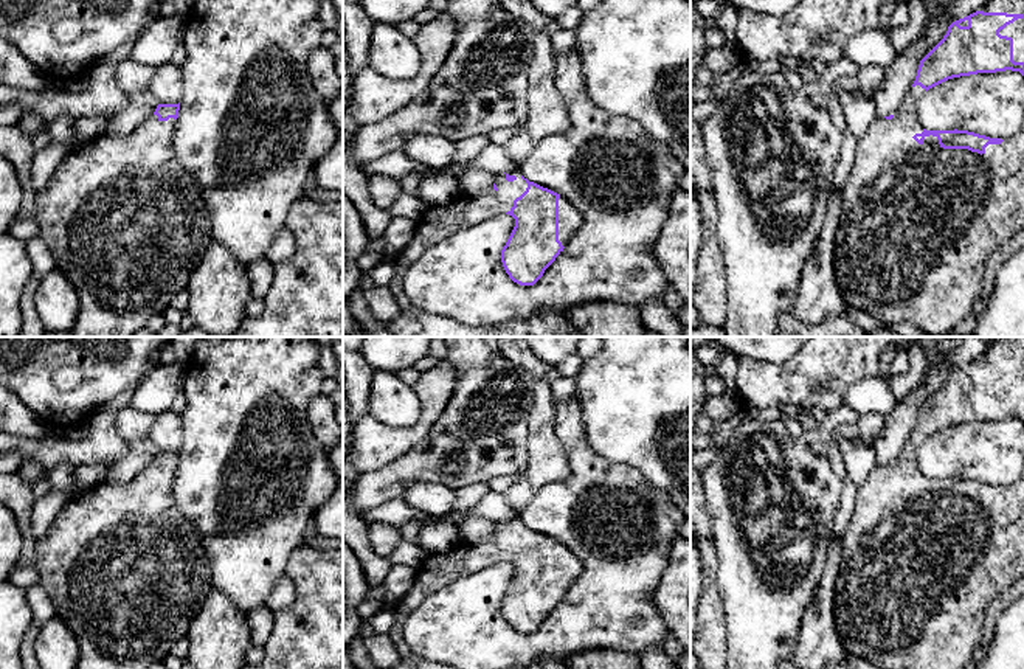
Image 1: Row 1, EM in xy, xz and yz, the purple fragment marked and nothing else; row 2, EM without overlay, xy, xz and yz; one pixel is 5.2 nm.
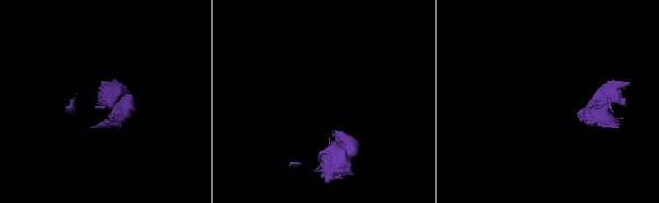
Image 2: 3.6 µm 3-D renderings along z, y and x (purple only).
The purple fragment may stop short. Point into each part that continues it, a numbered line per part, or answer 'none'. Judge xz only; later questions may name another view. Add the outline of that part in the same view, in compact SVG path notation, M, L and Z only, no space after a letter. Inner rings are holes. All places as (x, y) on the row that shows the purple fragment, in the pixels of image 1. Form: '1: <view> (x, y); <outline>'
1: xz (570, 219); M565 197L559 199L559 241L565 247L574 236L583 219L579 210Z

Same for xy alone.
1: xy (124, 221); M150 115L129 135L110 137L104 133L90 143L81 144L67 152L53 172L48 185L37 189L36 222L39 225L39 236L48 245L56 269L71 281L79 295L79 314L70 331L71 337L132 337L137 331L146 328L152 315L163 314L169 307L172 298L186 289L189 278L211 244L211 217L203 202L200 186L180 165L174 151L175 124L177 120L174 118L160 121L157 115Z

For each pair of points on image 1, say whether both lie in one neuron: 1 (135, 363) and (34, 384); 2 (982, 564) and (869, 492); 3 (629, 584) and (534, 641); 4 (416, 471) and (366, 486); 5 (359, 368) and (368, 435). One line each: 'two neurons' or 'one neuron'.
1: one neuron
2: one neuron
3: one neuron
4: one neuron
5: two neurons

